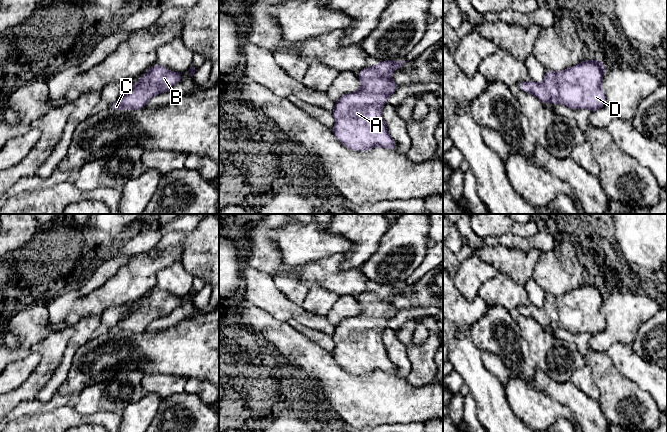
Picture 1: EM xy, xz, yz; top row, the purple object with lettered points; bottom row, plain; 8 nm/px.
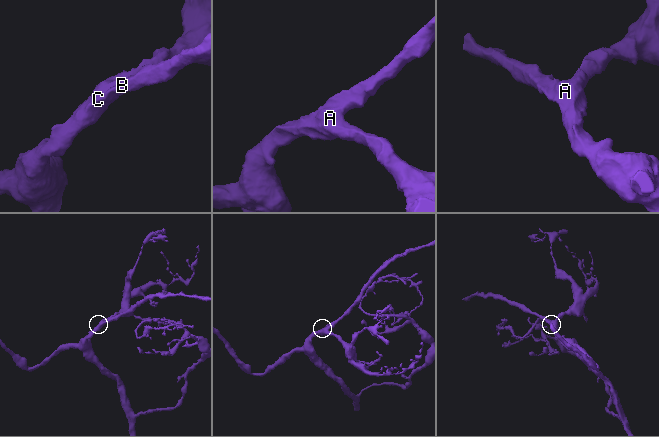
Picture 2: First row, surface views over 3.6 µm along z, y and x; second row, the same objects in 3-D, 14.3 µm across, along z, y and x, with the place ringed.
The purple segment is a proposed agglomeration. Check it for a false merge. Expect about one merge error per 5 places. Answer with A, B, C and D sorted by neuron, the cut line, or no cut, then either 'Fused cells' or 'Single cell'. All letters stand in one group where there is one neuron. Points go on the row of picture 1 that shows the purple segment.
Groups: A B C D. No split. Single cell

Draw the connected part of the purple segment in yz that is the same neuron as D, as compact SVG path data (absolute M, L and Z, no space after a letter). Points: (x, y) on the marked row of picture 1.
M594 59L583 60L578 65L561 72L545 71L544 81L519 82L521 91L536 96L543 104L557 103L573 110L599 110L606 104L606 94L601 88L605 63Z

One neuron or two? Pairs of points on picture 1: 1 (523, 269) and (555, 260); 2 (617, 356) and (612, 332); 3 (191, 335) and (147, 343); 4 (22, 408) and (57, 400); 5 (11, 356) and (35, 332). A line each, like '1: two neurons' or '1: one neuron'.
1: two neurons
2: two neurons
3: one neuron
4: one neuron
5: one neuron

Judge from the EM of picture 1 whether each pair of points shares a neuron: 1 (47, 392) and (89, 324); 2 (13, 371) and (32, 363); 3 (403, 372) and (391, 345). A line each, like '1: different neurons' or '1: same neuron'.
1: same neuron
2: same neuron
3: same neuron

